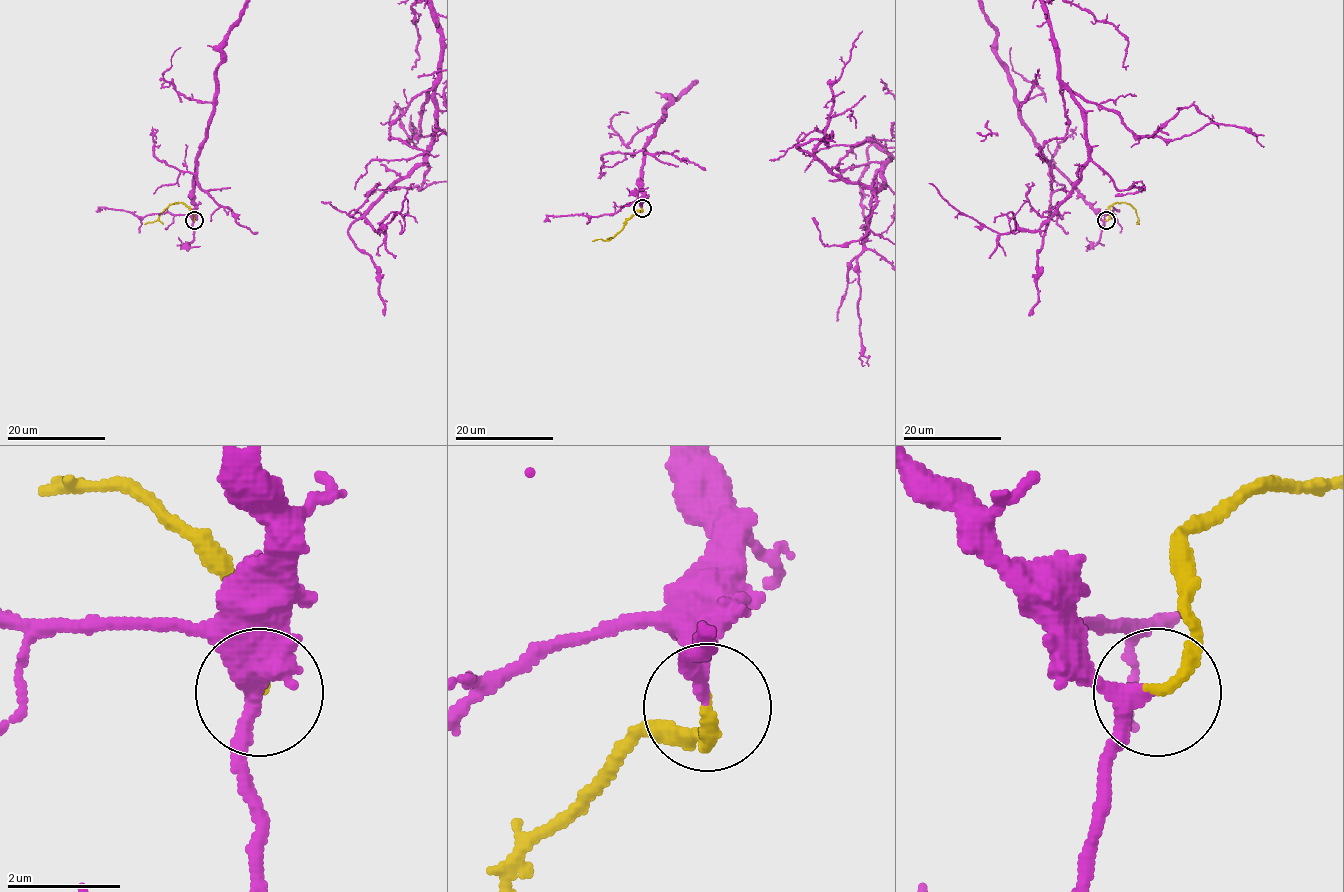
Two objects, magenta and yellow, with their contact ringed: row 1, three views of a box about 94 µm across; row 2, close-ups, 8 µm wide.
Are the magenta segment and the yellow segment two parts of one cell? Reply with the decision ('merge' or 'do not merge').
merge

